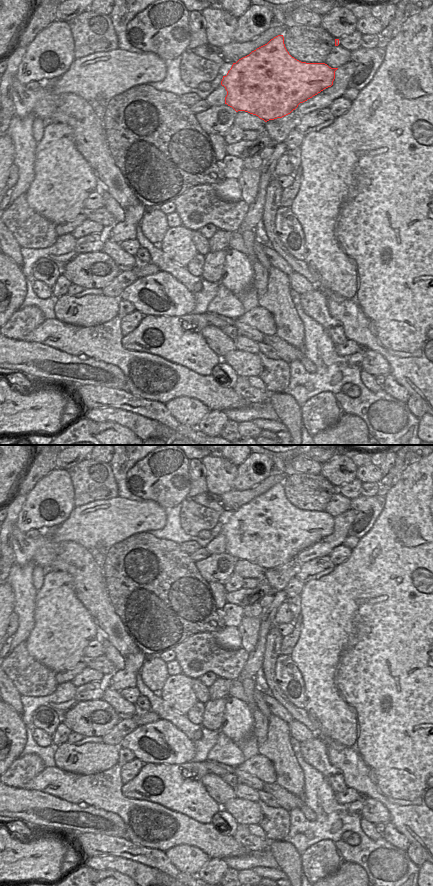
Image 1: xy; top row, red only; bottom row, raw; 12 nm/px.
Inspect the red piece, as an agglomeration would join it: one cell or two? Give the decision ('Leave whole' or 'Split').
Split.

